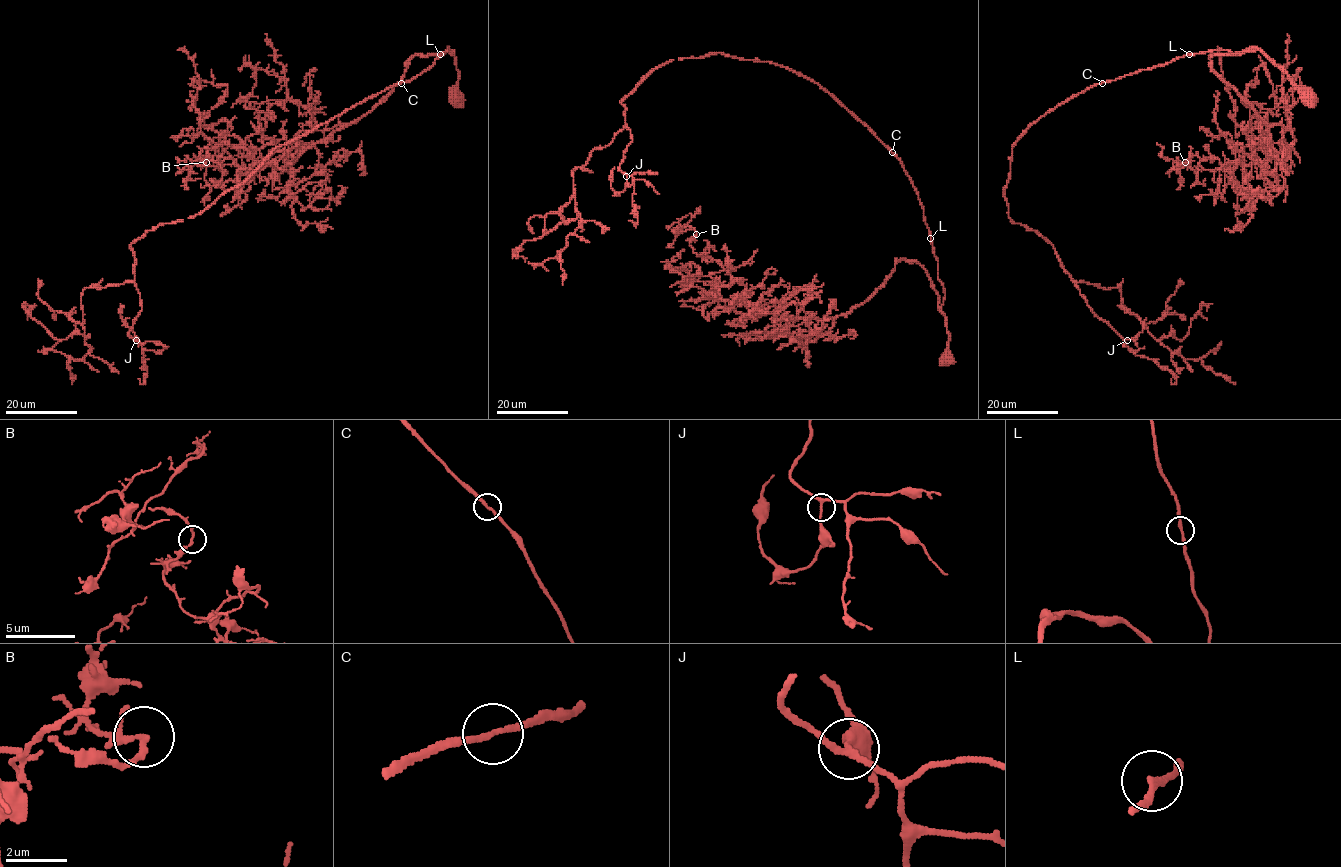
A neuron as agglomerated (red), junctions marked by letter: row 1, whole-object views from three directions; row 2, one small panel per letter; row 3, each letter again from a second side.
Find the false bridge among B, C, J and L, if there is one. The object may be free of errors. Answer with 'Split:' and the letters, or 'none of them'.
Split: none of them

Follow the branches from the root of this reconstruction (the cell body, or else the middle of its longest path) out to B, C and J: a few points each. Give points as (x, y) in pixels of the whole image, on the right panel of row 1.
B: (1311, 98), (1260, 49), (1211, 56), (1269, 126), (1268, 160), (1231, 173), (1211, 156), (1185, 162)
C: (1311, 98), (1312, 93), (1305, 93), (1259, 49), (1237, 54), (1213, 49), (1187, 55), (1103, 82)
J: (1311, 98), (1259, 49), (1213, 49), (1092, 85), (1017, 139), (1009, 217), (1053, 246), (1090, 309), (1127, 340)

